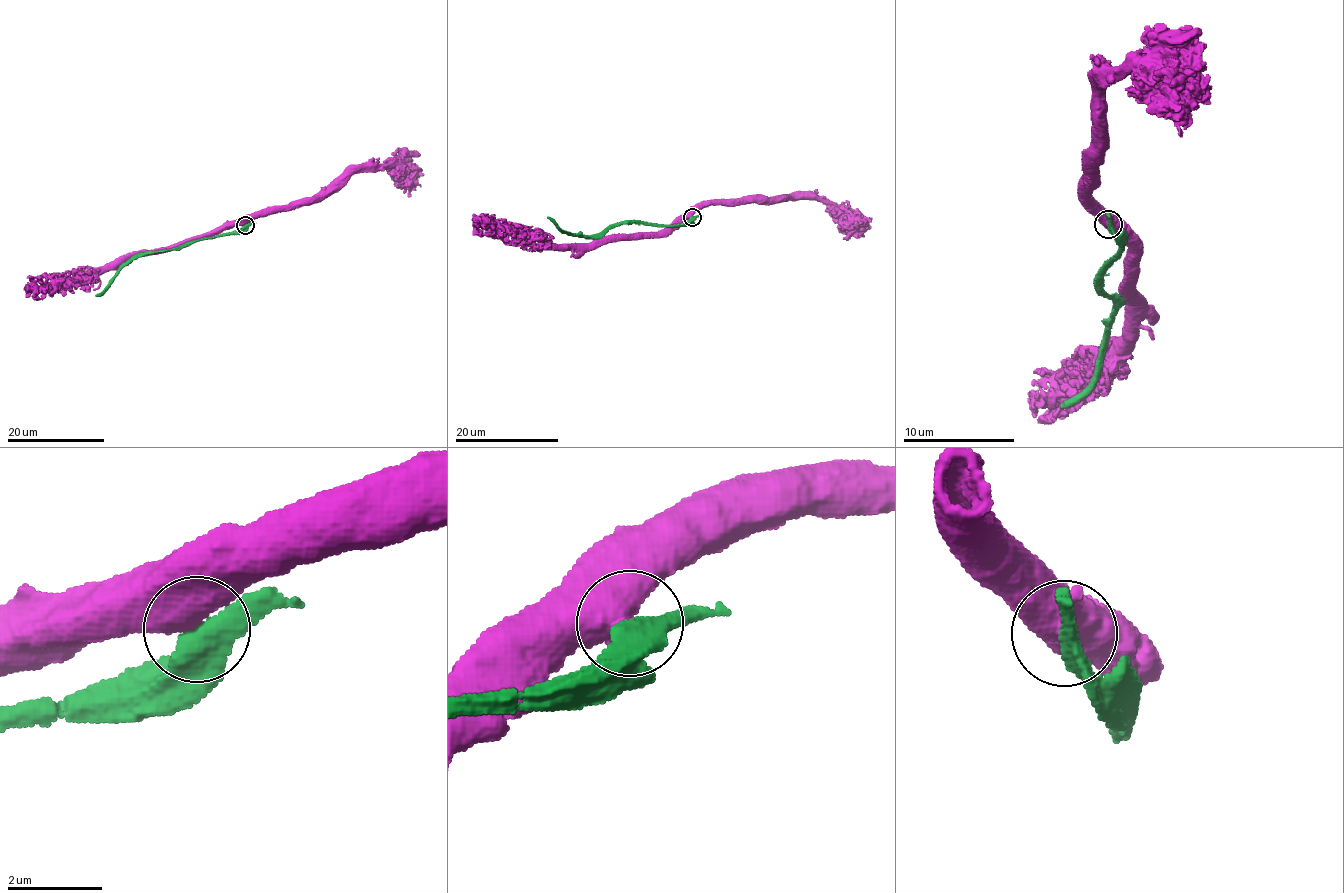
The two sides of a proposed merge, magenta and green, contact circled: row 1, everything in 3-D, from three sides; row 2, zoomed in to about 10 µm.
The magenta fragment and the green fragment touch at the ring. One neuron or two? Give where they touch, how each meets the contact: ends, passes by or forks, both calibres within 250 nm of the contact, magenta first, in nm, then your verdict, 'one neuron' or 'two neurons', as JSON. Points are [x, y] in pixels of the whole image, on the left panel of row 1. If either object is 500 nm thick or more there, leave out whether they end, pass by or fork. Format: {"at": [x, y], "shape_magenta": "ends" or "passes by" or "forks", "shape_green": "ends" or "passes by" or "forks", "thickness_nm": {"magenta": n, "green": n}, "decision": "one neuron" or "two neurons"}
{"at": [245, 225], "thickness_nm": {"magenta": 750, "green": 440}, "decision": "two neurons"}

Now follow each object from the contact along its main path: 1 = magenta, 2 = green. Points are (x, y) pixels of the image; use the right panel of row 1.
1: (1108, 221), (1102, 223), (1112, 224), (1130, 251), (1134, 291), (1126, 302), (1123, 335), (1052, 395), (1027, 392)
2: (1108, 224), (1121, 249), (1111, 257), (1098, 282), (1100, 293), (1115, 306), (1112, 307), (1099, 374), (1060, 406)

